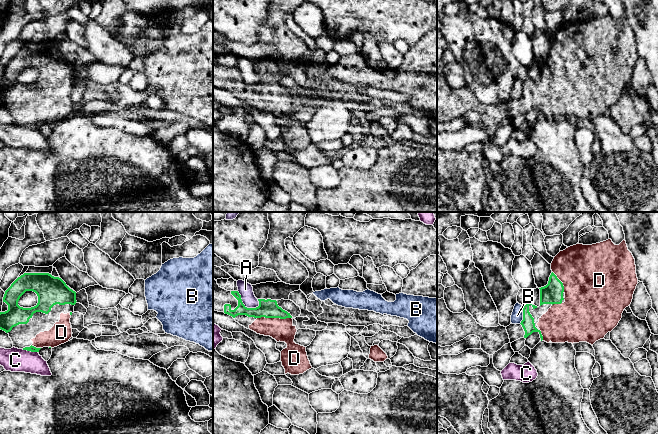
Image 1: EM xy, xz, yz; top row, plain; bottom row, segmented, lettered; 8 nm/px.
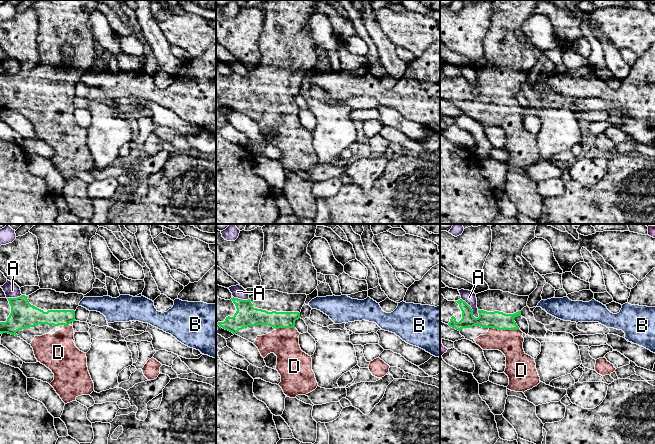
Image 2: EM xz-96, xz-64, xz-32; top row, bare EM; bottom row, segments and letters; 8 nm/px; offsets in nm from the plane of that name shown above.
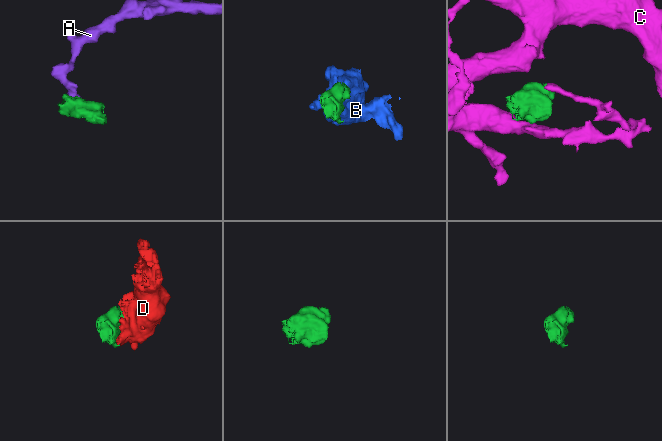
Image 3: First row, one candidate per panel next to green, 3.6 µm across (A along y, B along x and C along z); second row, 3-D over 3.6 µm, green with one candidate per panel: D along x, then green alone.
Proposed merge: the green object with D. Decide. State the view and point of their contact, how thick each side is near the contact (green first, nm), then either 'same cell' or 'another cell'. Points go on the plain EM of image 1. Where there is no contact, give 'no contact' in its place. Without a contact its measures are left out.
contact xz (274, 93); calibres 150 and 180 nm; same cell

